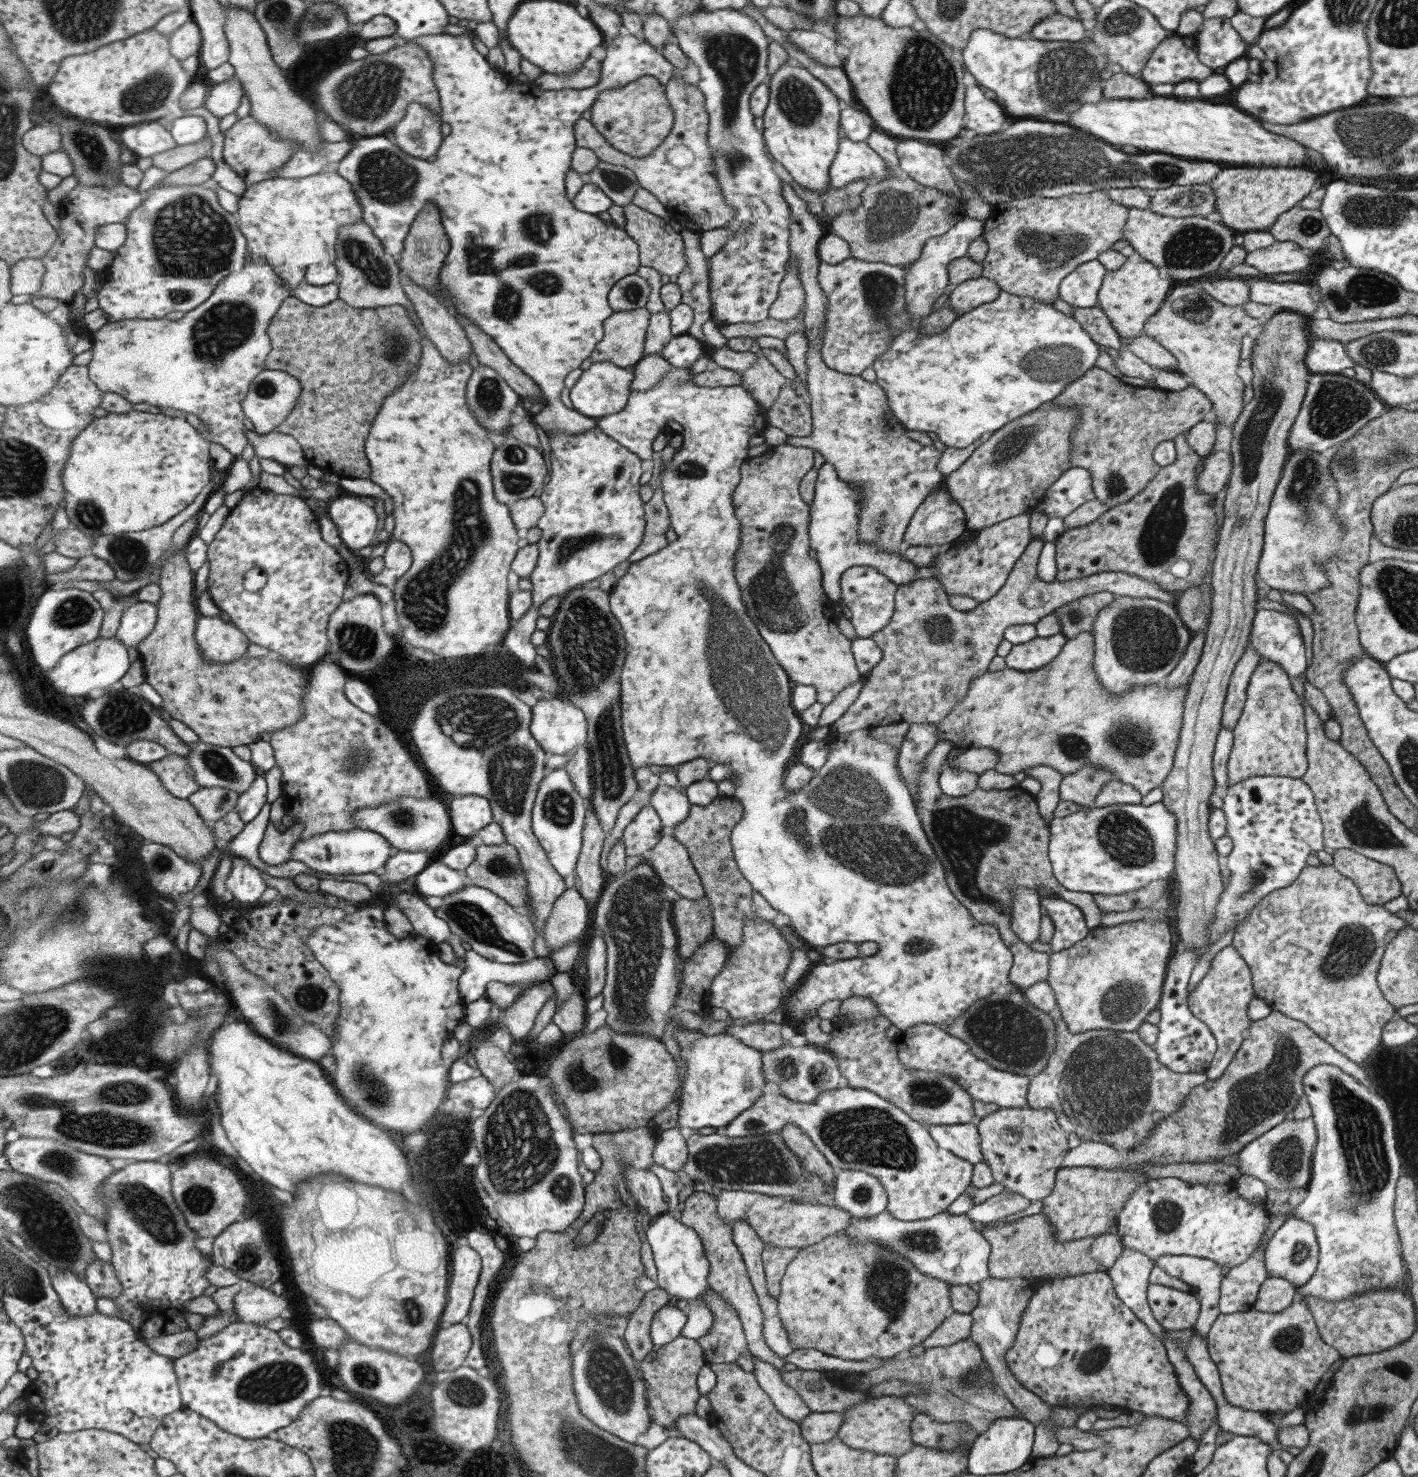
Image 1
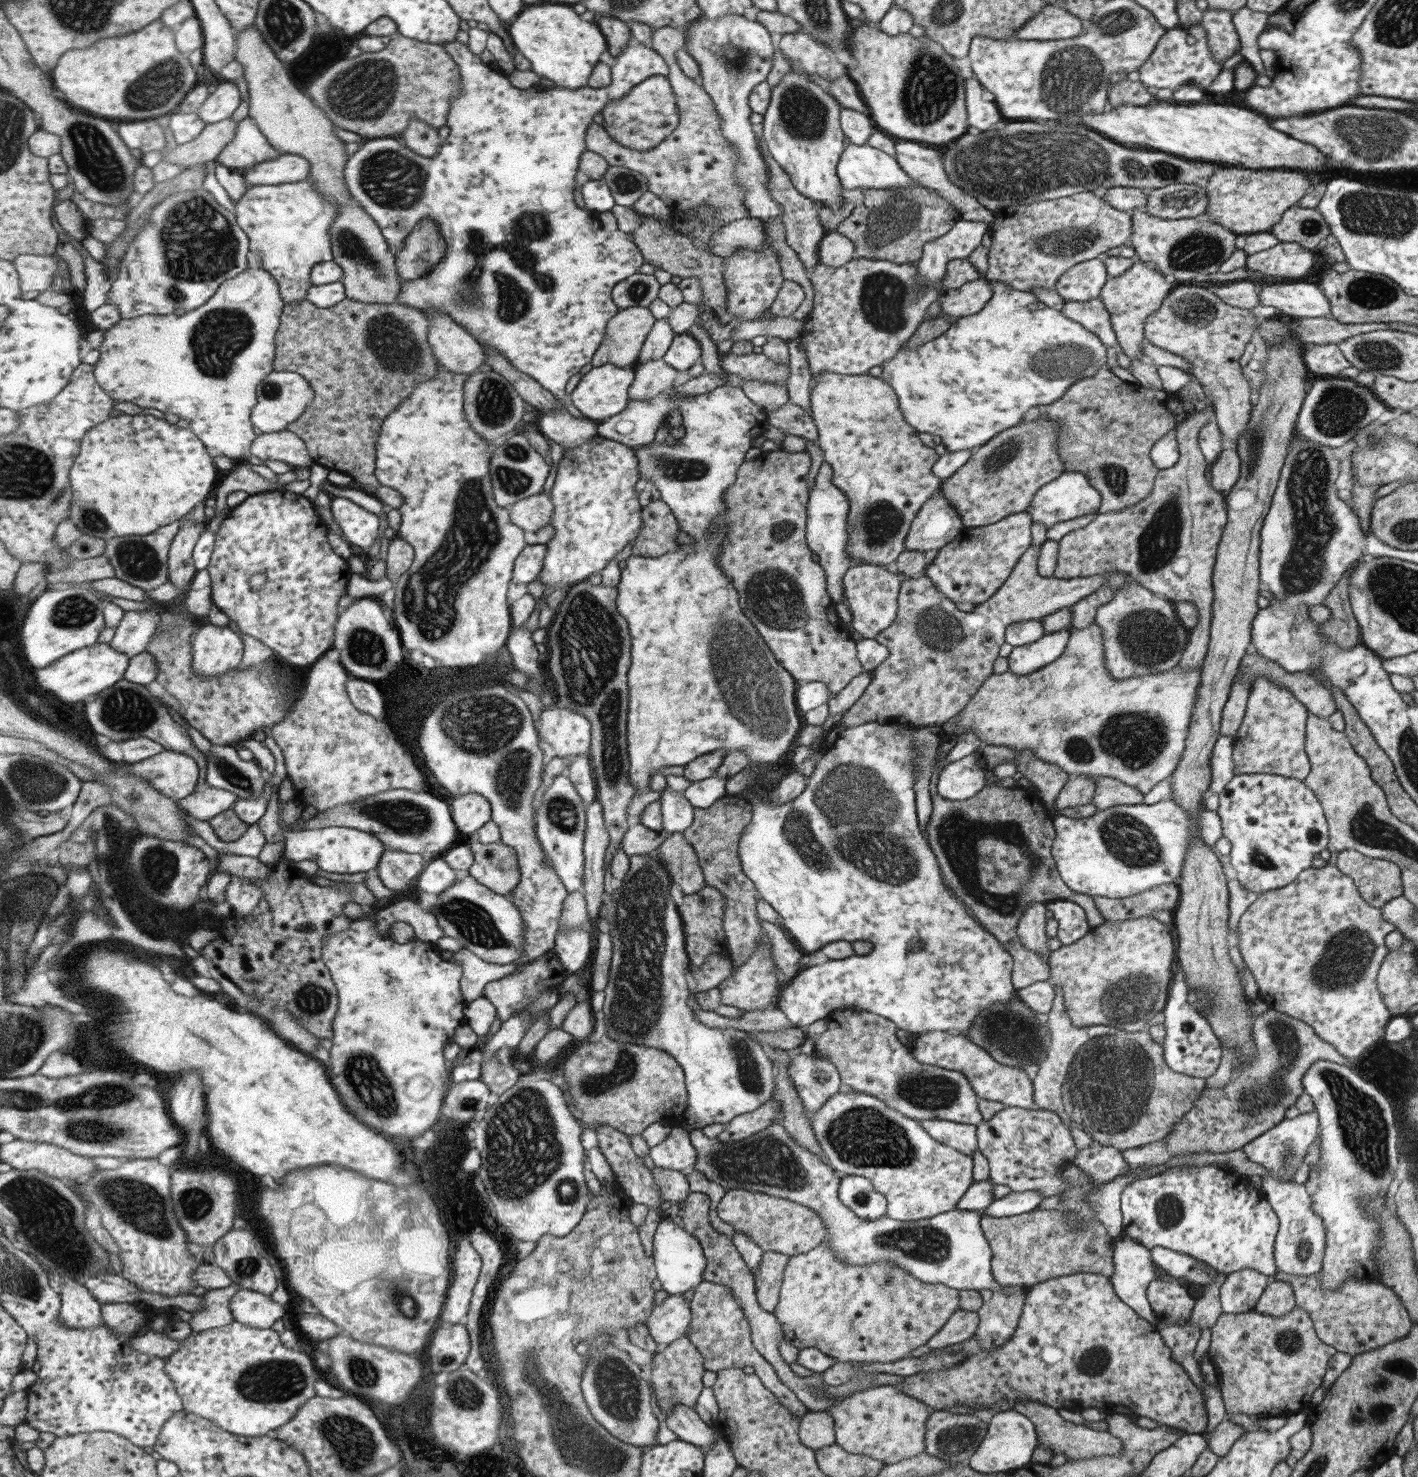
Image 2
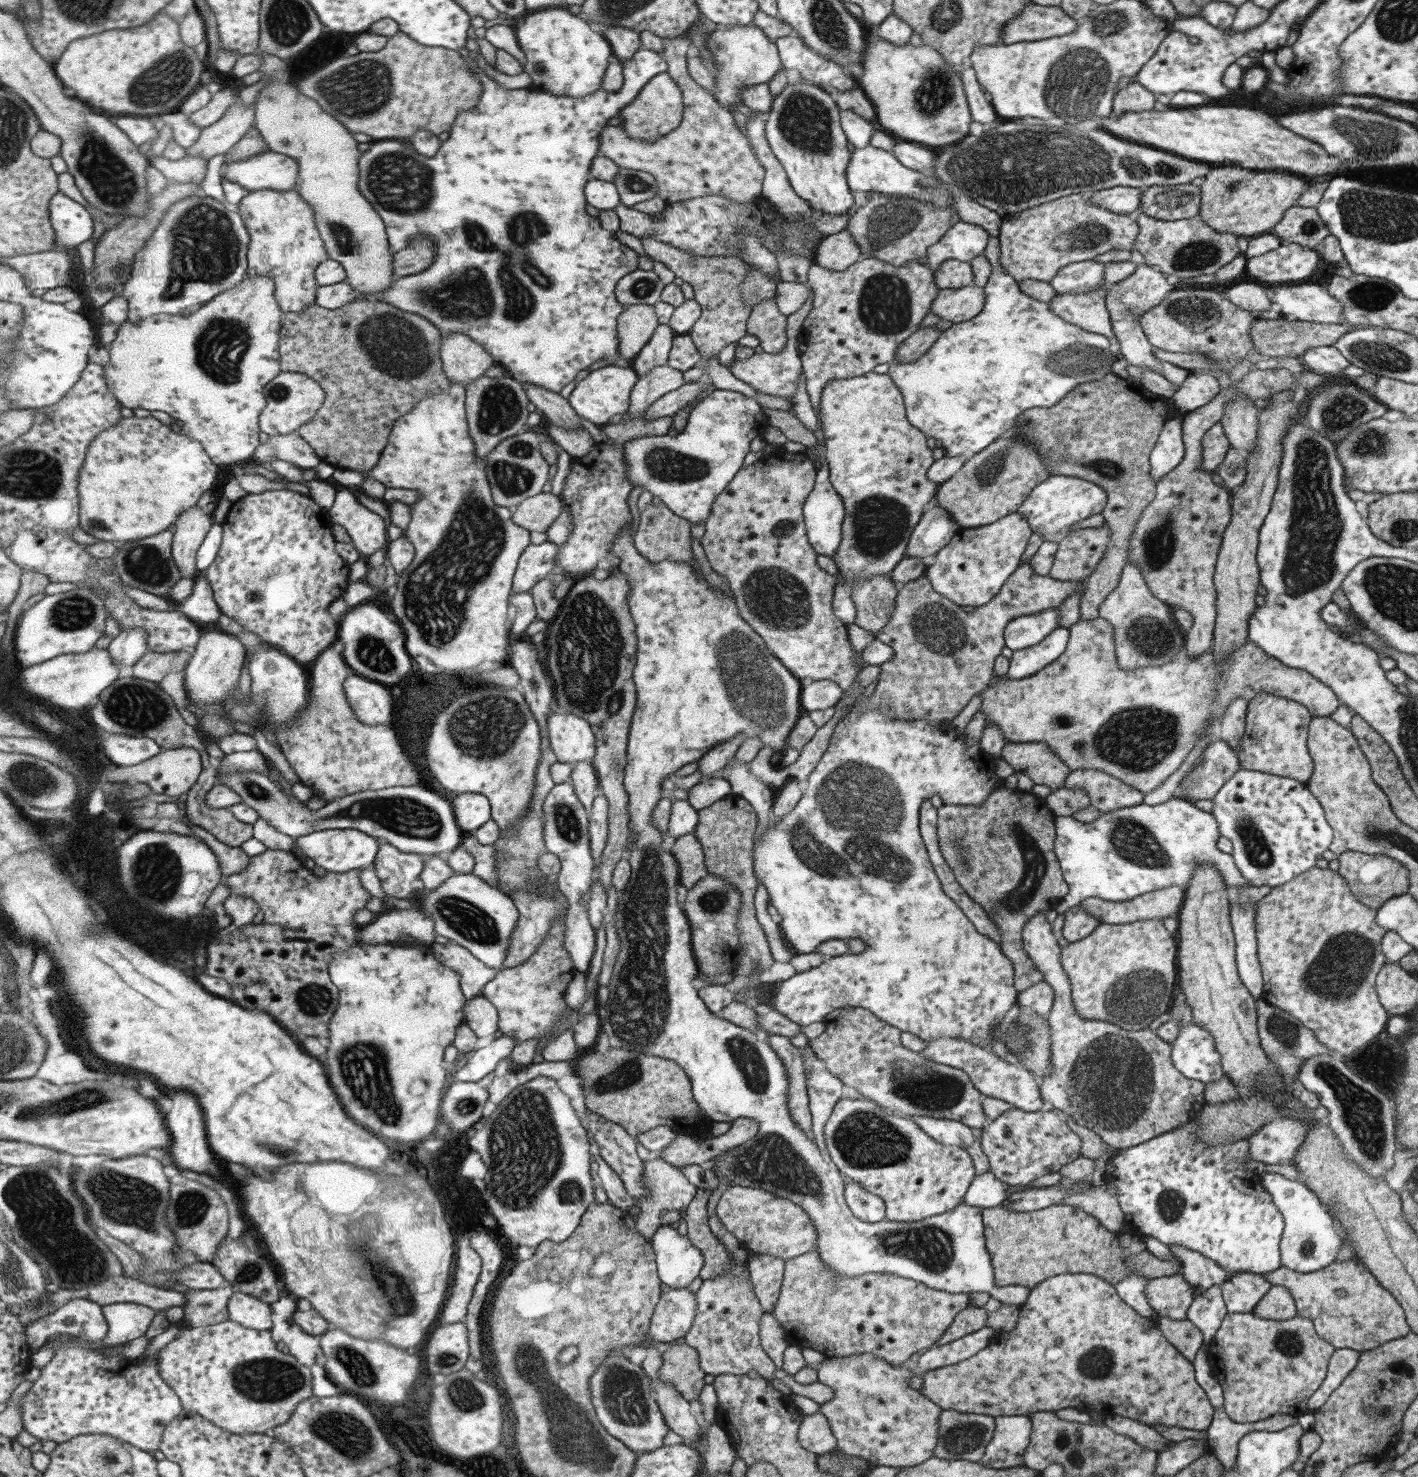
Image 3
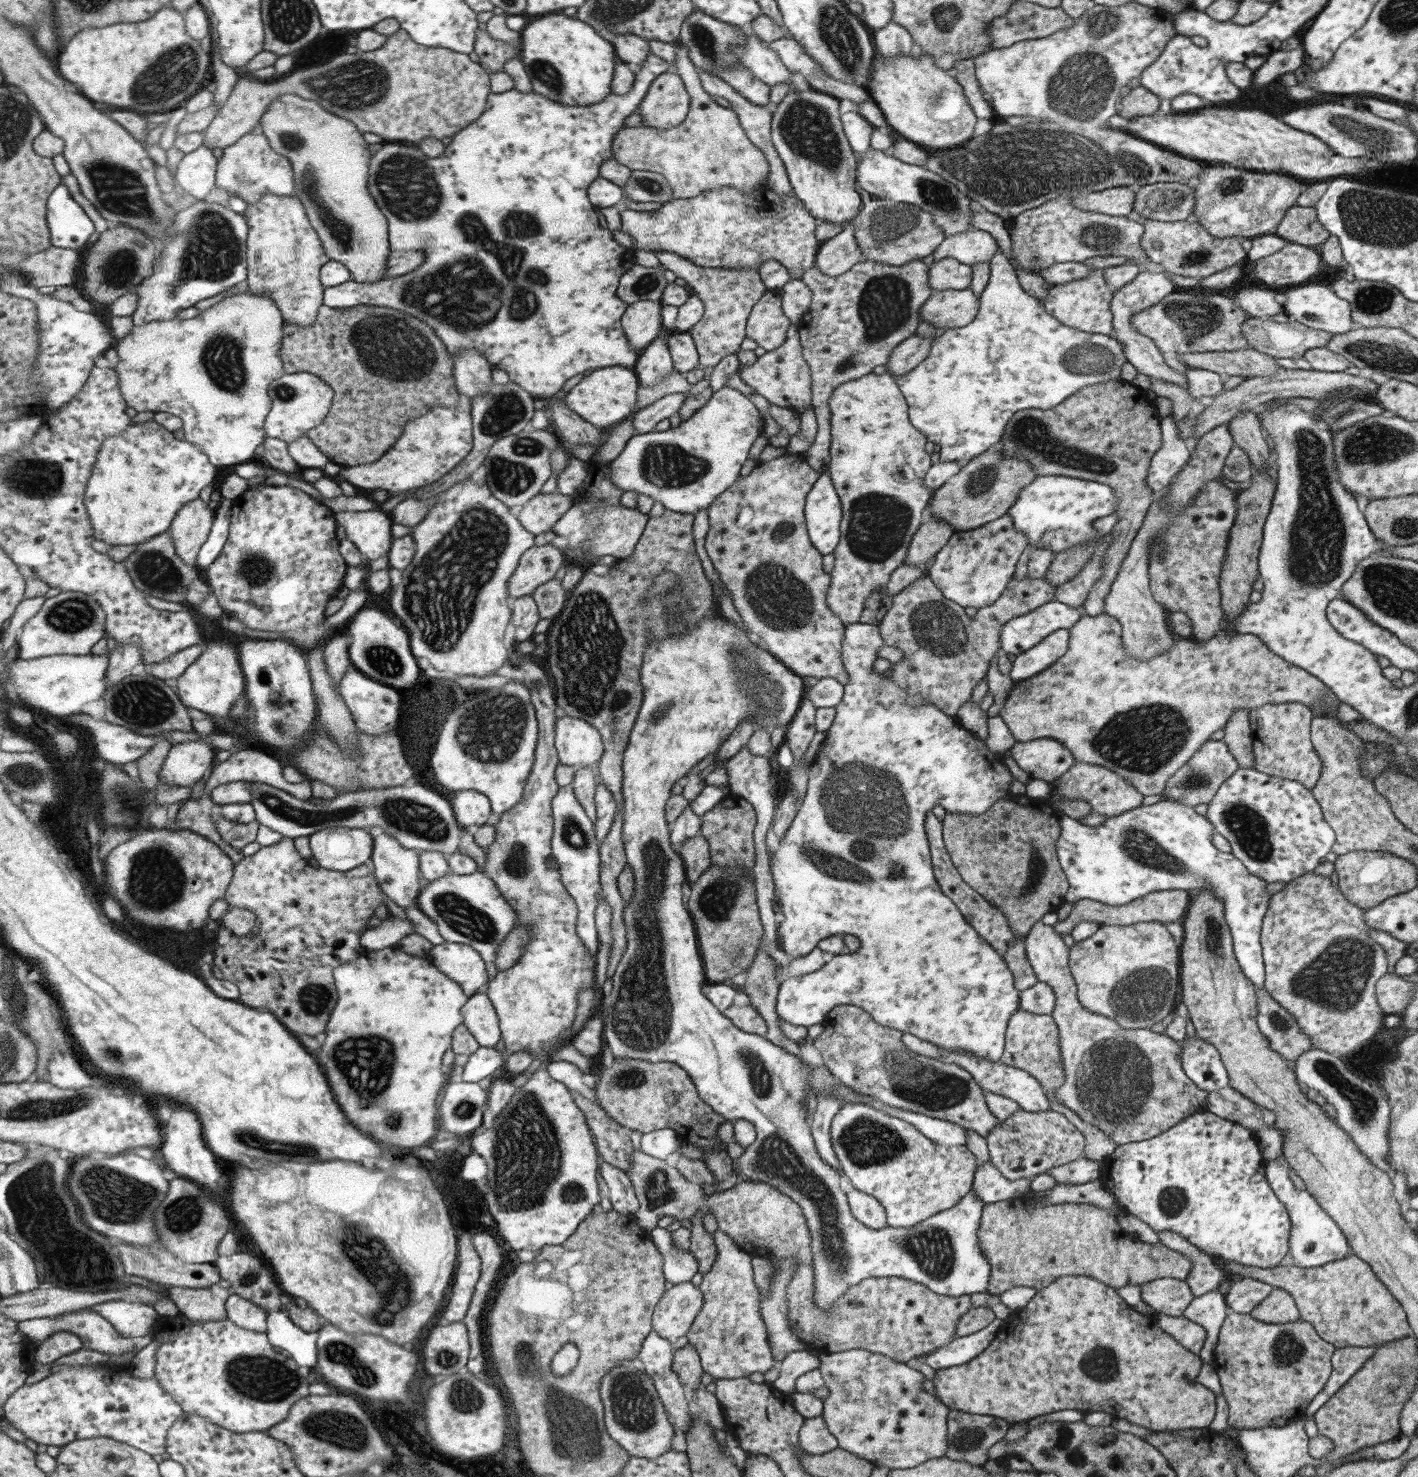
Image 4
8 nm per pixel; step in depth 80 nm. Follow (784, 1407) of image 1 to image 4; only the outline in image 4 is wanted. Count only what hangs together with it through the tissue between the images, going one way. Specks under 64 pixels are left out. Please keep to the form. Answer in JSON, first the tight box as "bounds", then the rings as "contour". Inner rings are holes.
{"bounds":[686,1230,775,1380],"contour":[[[716,1230],[714,1239],[719,1250],[718,1260],[701,1284],[704,1307],[686,1336],[689,1343],[697,1347],[704,1372],[716,1380],[747,1377],[753,1372],[764,1374],[774,1366],[775,1360],[766,1342],[765,1325],[759,1317],[759,1294],[750,1264],[753,1257],[721,1230]]]}

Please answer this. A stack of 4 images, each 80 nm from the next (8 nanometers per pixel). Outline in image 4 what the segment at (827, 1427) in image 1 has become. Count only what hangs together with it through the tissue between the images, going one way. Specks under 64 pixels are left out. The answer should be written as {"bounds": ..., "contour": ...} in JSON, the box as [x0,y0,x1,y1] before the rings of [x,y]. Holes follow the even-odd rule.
{"bounds":[798,1415,838,1455],"contour":[[[821,1415],[805,1418],[798,1432],[798,1446],[810,1455],[820,1455],[838,1447],[836,1438],[827,1430]]]}

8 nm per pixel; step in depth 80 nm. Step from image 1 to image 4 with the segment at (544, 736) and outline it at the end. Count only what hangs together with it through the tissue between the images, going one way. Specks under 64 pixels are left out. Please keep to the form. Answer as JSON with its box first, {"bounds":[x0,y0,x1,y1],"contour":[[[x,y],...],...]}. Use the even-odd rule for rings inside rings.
{"bounds":[556,716,606,769],"contour":[[[580,716],[559,718],[556,731],[561,764],[581,769],[599,763],[606,754],[606,744],[600,730]]]}

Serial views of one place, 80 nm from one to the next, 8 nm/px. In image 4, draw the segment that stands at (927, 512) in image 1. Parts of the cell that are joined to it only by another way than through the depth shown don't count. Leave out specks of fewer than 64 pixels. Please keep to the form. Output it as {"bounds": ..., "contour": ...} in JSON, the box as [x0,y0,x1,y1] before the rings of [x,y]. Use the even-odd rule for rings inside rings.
{"bounds":[903,513,952,567],"contour":[[[926,513],[911,537],[903,563],[915,567],[917,564],[930,562],[935,553],[948,541],[952,532],[952,526]]]}

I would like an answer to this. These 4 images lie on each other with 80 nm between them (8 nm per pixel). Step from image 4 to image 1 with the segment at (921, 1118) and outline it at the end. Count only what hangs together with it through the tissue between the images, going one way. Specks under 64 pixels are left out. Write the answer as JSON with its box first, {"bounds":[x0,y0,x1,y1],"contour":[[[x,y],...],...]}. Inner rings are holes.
{"bounds":[925,1121,984,1165],"contour":[[[975,1121],[965,1124],[925,1124],[925,1127],[937,1146],[952,1152],[960,1159],[969,1161],[972,1165],[984,1162]]]}

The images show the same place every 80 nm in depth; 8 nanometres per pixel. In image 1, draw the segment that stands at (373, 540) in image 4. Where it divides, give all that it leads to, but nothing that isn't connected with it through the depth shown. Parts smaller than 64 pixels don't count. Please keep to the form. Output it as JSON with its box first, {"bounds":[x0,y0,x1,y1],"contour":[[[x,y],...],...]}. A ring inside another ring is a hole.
{"bounds":[327,496,379,553],"contour":[[[336,496],[328,502],[327,515],[352,553],[370,546],[377,534],[379,514],[371,502],[365,502],[359,496]]]}

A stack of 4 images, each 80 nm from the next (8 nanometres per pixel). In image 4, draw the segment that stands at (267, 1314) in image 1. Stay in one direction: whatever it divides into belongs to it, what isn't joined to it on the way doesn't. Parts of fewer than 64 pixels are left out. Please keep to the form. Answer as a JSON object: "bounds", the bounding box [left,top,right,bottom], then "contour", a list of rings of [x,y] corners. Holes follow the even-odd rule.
{"bounds":[226,1293,269,1333],"contour":[[[237,1293],[229,1297],[226,1307],[228,1320],[240,1328],[261,1333],[266,1332],[269,1323],[267,1323],[268,1312],[264,1308]]]}

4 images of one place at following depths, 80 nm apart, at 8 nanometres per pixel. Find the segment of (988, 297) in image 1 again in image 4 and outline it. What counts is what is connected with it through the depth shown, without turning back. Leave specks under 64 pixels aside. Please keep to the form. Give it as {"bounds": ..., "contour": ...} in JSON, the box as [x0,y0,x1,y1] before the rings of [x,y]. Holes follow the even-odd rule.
{"bounds":[919,288,979,330],"contour":[[[969,288],[933,292],[919,308],[919,321],[944,330],[966,327],[979,310],[979,298]]]}

